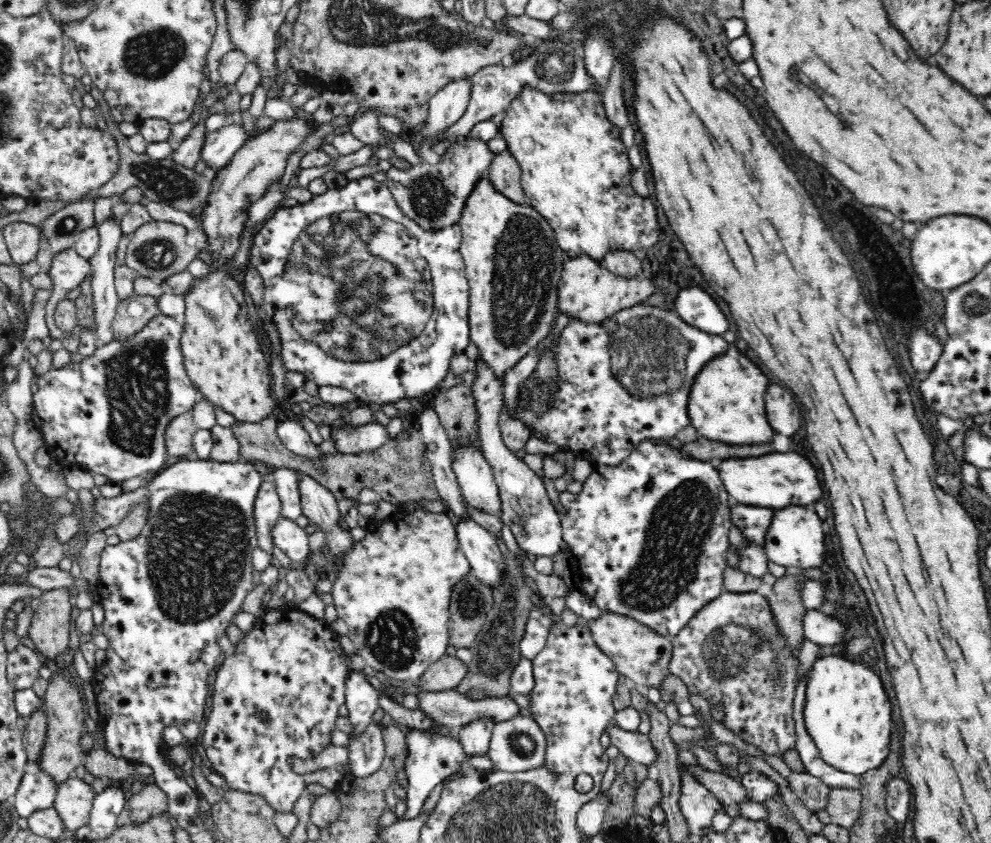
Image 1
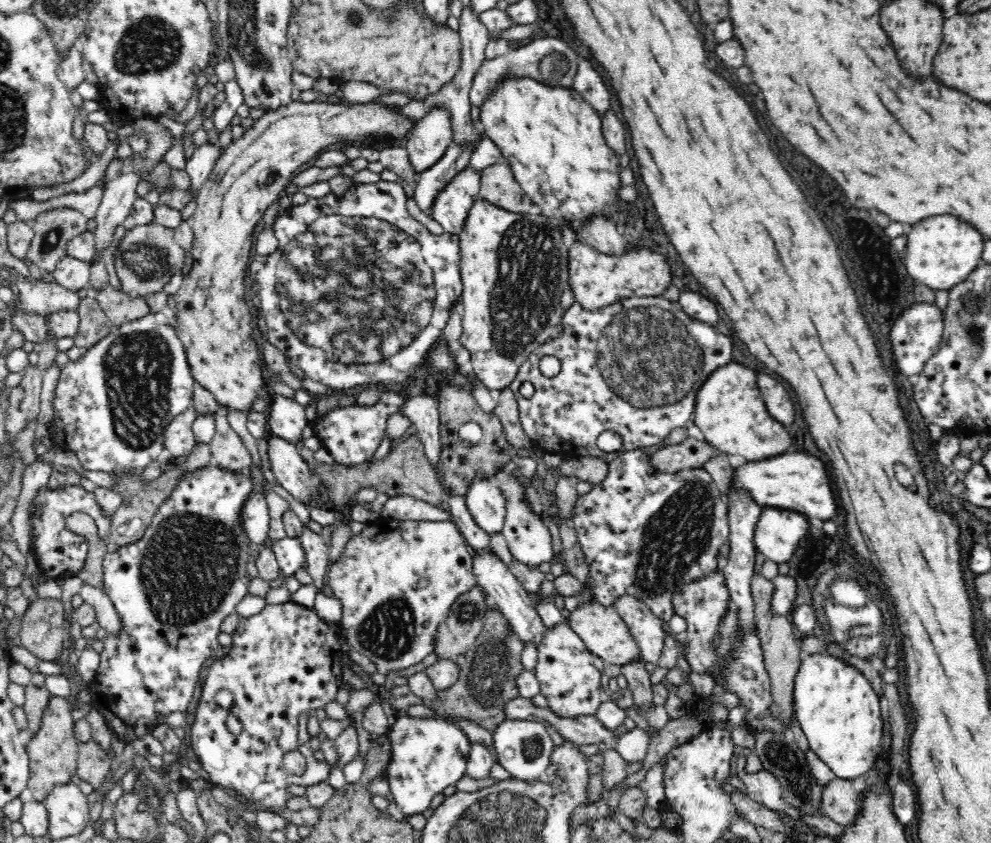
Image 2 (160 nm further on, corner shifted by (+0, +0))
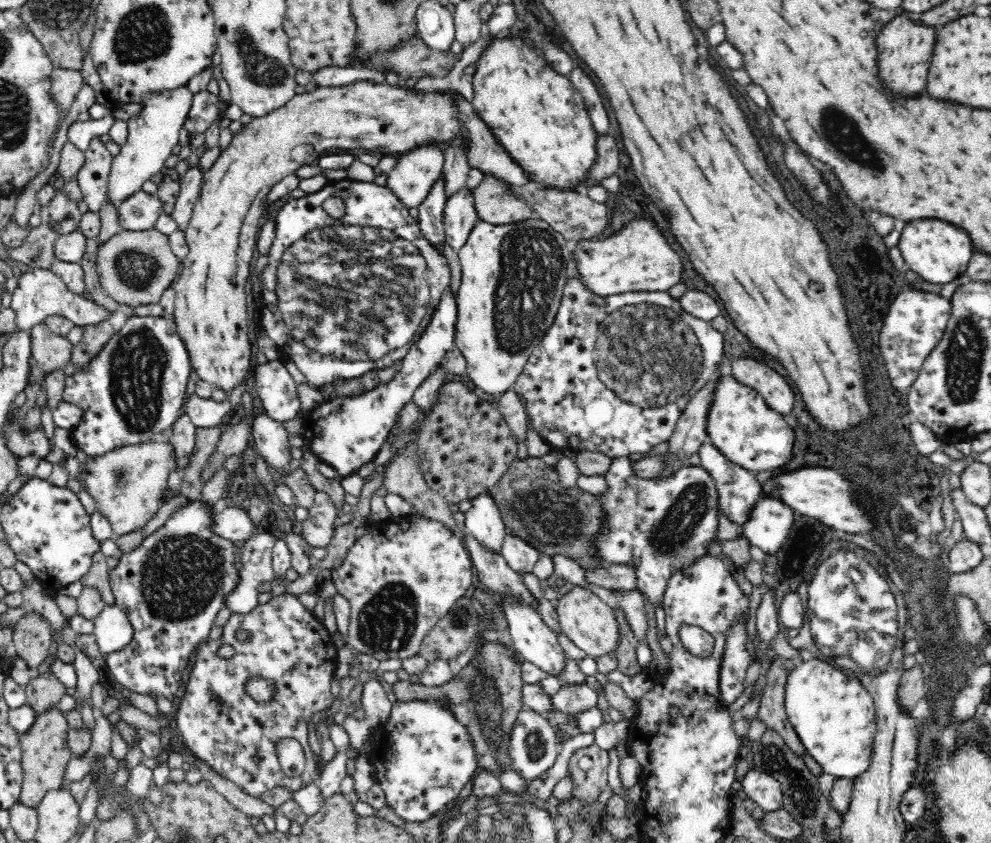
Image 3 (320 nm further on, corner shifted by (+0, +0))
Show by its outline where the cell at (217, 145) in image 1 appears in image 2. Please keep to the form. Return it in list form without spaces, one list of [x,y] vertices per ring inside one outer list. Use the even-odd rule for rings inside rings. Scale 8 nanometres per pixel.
[[[205,143],[200,147],[196,147],[192,157],[186,161],[185,171],[190,178],[190,193],[192,200],[188,200],[188,204],[184,204],[184,208],[179,211],[182,213],[182,220],[187,221],[196,210],[197,194],[208,180],[218,156],[221,152],[216,147],[216,144]]]

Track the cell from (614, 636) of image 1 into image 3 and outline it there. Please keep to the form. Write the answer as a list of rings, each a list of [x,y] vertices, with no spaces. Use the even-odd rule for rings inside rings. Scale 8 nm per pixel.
[[[574,585],[565,594],[559,596],[554,607],[556,607],[562,632],[586,654],[596,658],[617,648],[618,621],[616,621],[614,609],[597,594],[586,587]]]

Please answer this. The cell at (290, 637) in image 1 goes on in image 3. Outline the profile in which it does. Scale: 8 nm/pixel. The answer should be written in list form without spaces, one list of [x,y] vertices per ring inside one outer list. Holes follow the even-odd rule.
[[[288,593],[272,597],[265,604],[259,604],[246,613],[232,613],[218,638],[200,642],[196,646],[175,715],[176,726],[182,734],[184,744],[196,757],[200,757],[214,771],[236,784],[249,796],[260,797],[277,787],[298,791],[301,786],[312,783],[319,776],[316,772],[318,758],[309,744],[309,724],[316,712],[328,709],[335,699],[330,691],[330,678],[338,671],[337,652],[332,634],[324,627],[323,622],[298,597]],[[238,628],[249,632],[251,637],[244,642],[238,641],[234,635]],[[226,644],[234,649],[230,658],[218,655],[218,650]],[[252,676],[261,676],[275,682],[276,698],[271,703],[256,703],[243,694],[244,682]],[[283,739],[296,740],[303,749],[305,770],[300,777],[288,777],[282,771],[275,747]]]

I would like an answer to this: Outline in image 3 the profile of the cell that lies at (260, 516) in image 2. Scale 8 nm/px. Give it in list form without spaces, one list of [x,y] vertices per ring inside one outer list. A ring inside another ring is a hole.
[[[224,507],[213,514],[211,530],[215,536],[232,543],[248,541],[257,533],[248,513],[236,507]]]

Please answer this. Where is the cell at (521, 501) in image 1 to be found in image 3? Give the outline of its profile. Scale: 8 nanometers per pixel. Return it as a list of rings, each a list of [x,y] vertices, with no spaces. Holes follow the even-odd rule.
[[[507,534],[502,544],[501,555],[508,566],[520,576],[532,573],[533,566],[540,553],[532,548],[526,541]]]

